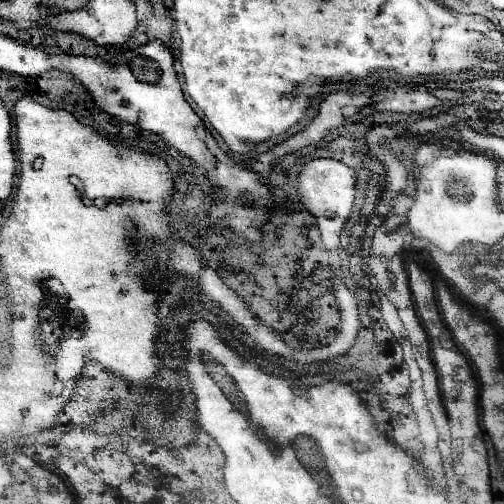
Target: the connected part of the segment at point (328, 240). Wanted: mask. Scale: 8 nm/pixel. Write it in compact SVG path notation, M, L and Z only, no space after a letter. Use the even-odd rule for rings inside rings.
M319 158L303 166L297 182L299 182L299 192L301 192L301 202L317 218L323 244L333 246L333 250L337 250L339 248L337 238L343 232L343 226L351 216L351 206L355 200L355 182L357 182L355 170L345 166L339 160Z

